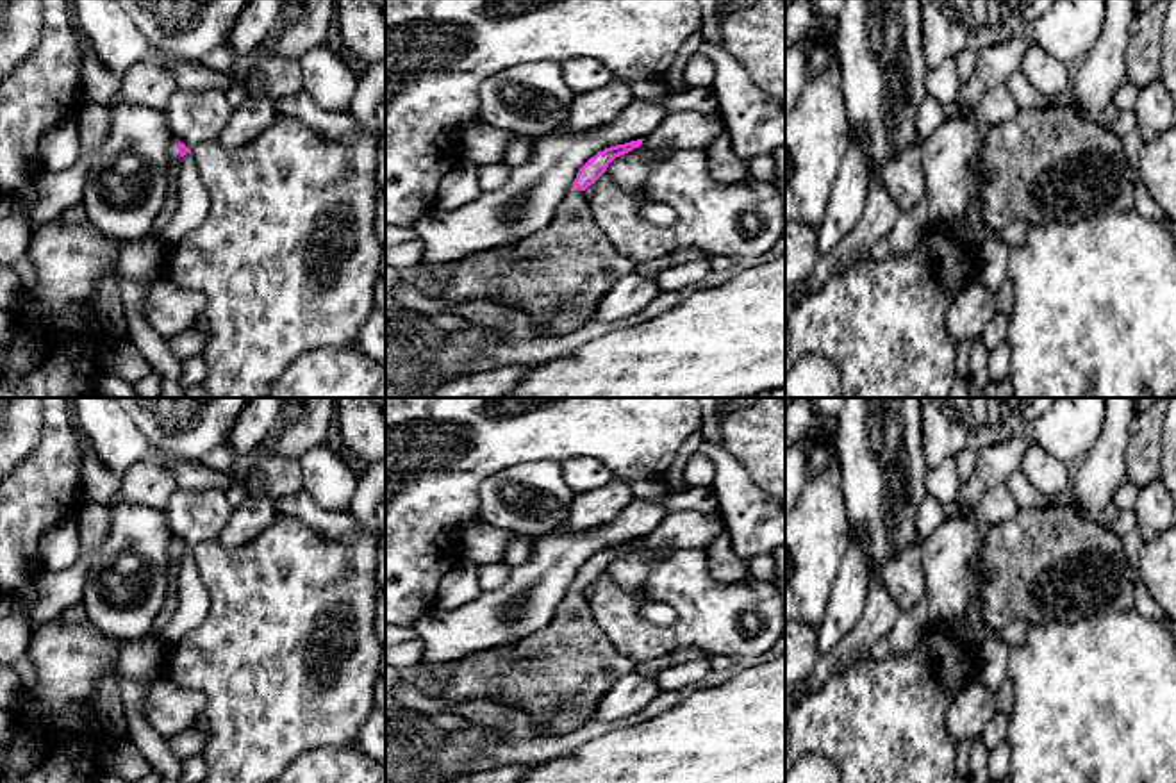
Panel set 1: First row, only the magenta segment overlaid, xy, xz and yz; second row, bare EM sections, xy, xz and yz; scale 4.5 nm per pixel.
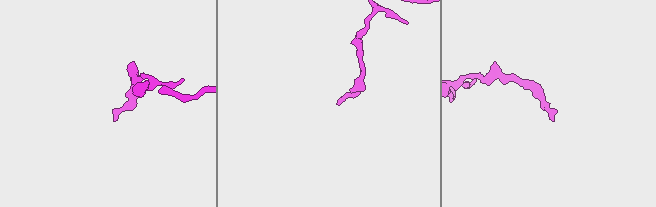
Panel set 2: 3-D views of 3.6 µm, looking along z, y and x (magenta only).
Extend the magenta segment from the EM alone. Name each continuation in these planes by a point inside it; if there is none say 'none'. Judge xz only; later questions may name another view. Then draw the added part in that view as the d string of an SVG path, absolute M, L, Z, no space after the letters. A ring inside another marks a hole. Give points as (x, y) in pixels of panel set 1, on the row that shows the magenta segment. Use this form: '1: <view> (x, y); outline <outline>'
1: xz (557, 275); outline M575 185L546 228L457 264L443 285L443 303L493 300L528 314L550 337L591 323L601 298L637 266L609 241L585 191Z

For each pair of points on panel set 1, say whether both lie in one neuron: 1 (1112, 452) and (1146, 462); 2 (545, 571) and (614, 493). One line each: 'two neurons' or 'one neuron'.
1: two neurons
2: two neurons

